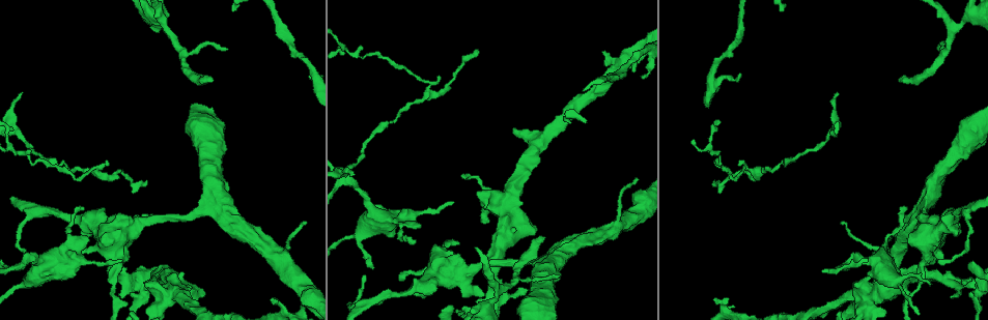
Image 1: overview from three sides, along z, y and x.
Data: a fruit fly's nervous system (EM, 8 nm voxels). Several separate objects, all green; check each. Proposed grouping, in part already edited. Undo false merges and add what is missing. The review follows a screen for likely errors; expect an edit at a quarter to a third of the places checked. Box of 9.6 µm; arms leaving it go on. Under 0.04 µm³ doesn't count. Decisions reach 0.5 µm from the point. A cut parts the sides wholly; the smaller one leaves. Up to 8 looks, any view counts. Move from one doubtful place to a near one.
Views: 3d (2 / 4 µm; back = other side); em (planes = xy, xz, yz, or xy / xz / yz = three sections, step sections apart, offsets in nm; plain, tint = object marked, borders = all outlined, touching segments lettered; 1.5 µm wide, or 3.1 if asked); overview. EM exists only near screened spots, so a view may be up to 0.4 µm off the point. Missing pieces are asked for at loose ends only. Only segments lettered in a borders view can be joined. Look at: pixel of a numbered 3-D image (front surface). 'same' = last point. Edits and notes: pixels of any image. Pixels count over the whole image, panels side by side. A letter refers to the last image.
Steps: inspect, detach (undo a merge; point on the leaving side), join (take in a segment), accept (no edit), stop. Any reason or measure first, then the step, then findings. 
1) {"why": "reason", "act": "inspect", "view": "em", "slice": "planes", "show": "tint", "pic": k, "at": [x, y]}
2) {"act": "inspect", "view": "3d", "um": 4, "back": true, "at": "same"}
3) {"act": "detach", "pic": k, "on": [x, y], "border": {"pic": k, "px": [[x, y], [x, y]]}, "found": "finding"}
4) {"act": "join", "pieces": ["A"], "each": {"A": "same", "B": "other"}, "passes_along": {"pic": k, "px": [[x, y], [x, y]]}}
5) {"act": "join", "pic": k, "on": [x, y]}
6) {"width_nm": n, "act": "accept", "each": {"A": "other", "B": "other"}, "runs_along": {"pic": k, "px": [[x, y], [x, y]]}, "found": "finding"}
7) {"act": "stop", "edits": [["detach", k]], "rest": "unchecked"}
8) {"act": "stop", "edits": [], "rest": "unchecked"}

{"why": "free end", "act": "inspect", "view": "em", "slice": "yz", "step": 8, "show": "borders", "pic": 1, "at": [928, 284]}

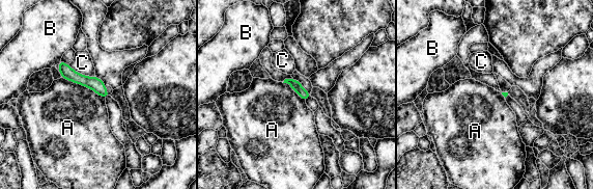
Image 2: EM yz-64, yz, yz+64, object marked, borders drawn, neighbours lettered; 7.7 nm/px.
{"act": "accept", "each": {"A": "other", "B": "other", "C": "other"}, "runs_along": {"pic": 2, "px": [[60, 64], [105, 95]]}, "found": "no lettered segment goes on from it"}

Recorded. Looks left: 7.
{"why": "stops while still wide", "act": "inspect", "view": "3d", "um": 4, "pic": 1, "at": [200, 293]}

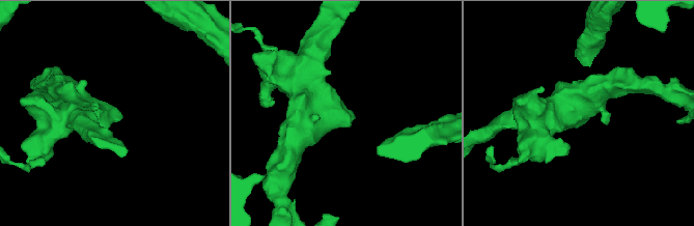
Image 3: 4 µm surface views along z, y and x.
{"why": "need the tissue", "act": "inspect", "view": "em", "slice": "yz", "step": 8, "show": "borders", "pic": 3, "at": [118, 111]}

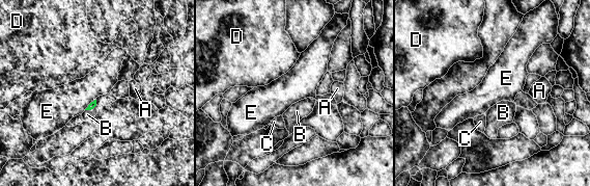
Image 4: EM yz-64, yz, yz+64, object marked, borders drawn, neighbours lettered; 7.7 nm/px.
{"why": "cut it another way", "act": "inspect", "view": "em", "slice": "planes", "show": "borders", "at": "same"}

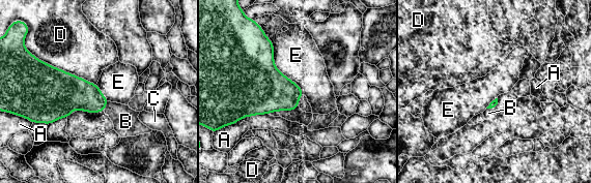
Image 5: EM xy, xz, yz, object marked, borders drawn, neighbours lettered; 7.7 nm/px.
{"act": "join", "pieces": ["B"], "each": {"A": "other", "B": "same", "C": "other", "D": "other", "E": "other"}, "found": "the neuron continues"}

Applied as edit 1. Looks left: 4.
{"why": "redraw", "act": "inspect", "view": "overview"}

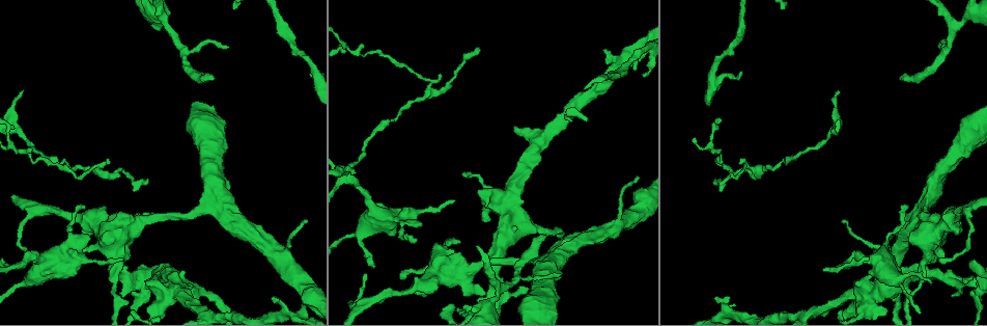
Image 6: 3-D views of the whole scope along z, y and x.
{"act": "inspect", "view": "em", "slice": "yz", "step": 4, "show": "plain", "pic": 6, "at": [899, 79]}

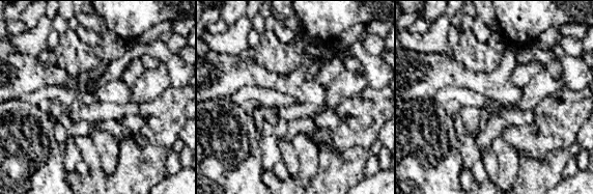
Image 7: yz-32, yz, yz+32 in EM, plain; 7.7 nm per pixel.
{"why": "what lies round it", "act": "inspect", "view": "em", "slice": "yz", "step": 4, "show": "borders", "at": "same"}

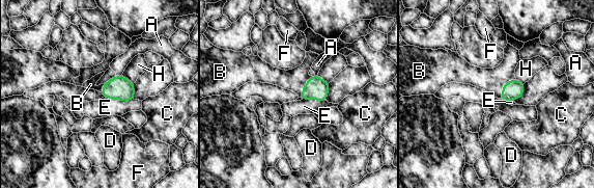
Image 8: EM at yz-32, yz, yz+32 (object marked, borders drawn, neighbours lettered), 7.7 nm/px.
{"width_nm": 160, "act": "join", "pieces": ["B"], "each": {"A": "other", "B": "same", "C": "other", "D": "other", "E": "other", "F": "other", "H": "other"}, "found": "the neuron continues"}

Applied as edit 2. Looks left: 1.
{"act": "stop", "edits": [["join", 5], ["join", 8]], "rest": "unchecked"}

